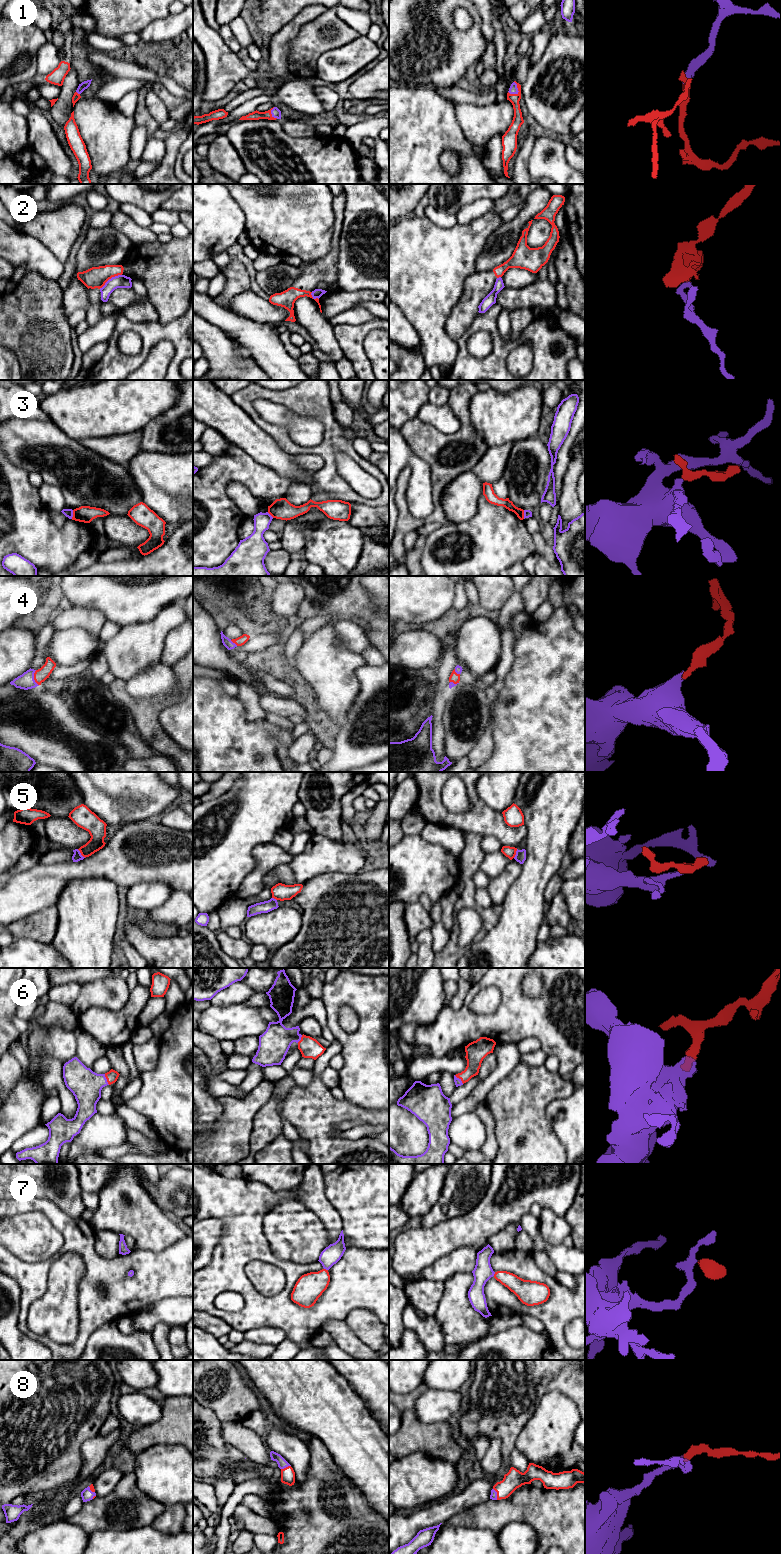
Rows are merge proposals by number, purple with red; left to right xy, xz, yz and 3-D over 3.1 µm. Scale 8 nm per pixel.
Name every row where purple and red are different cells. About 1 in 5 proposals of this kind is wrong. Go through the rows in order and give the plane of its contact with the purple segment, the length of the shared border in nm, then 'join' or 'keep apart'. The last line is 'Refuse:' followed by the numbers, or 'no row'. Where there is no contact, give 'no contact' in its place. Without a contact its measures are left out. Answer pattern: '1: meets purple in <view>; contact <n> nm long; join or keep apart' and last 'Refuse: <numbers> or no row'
1: meets purple in yz; contact 120 nm long; join
2: meets purple in xy; contact 220 nm long; keep apart
3: meets purple in xy; contact 70 nm long; keep apart
4: meets purple in xy; contact 130 nm long; join
5: meets purple in xy; contact 100 nm long; keep apart
6: meets purple in xy; contact 100 nm long; join
7: meets purple in xz; contact 40 nm long; join
8: meets purple in yz; contact 100 nm long; join
Refuse: 2, 3, 5

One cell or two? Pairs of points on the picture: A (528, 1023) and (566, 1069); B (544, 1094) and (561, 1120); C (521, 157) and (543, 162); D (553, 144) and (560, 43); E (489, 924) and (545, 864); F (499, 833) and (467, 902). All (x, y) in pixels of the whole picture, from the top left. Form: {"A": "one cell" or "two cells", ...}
{"A": "one cell", "B": "two cells", "C": "two cells", "D": "two cells", "E": "two cells", "F": "two cells"}

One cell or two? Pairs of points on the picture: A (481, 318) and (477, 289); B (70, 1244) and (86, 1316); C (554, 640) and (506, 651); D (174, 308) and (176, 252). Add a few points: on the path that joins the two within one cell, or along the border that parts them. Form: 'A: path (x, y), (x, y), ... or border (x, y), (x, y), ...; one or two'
A: border (478, 312), (465, 332); two
B: path (89, 1258), (89, 1297); one
C: border (524, 628), (514, 642), (513, 663), (507, 672); two
D: path (174, 294), (175, 266); one

